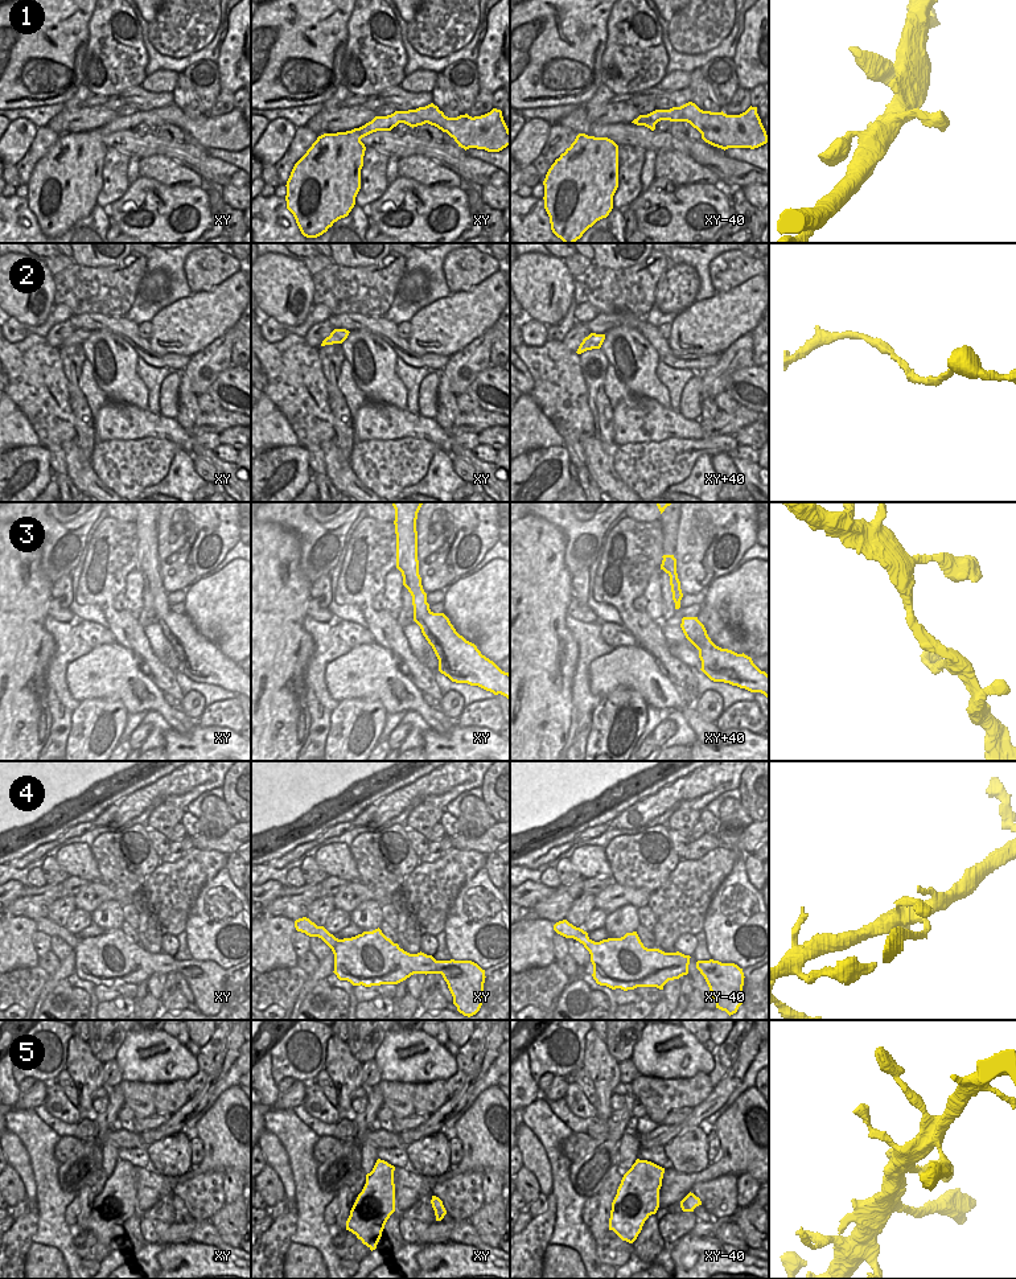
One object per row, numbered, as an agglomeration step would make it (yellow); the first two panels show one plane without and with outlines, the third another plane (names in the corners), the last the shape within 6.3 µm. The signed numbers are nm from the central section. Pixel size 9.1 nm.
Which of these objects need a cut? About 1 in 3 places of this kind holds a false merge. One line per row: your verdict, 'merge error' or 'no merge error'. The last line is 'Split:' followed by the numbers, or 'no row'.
1: no merge error
2: no merge error
3: no merge error
4: no merge error
5: no merge error
Split: no row

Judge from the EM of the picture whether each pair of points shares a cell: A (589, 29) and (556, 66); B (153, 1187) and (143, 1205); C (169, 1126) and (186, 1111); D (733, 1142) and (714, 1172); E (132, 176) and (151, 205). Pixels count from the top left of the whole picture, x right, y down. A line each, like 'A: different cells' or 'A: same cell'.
A: same cell
B: same cell
C: same cell
D: same cell
E: different cells

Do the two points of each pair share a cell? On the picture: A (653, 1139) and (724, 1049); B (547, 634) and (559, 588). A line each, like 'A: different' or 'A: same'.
A: different
B: same

